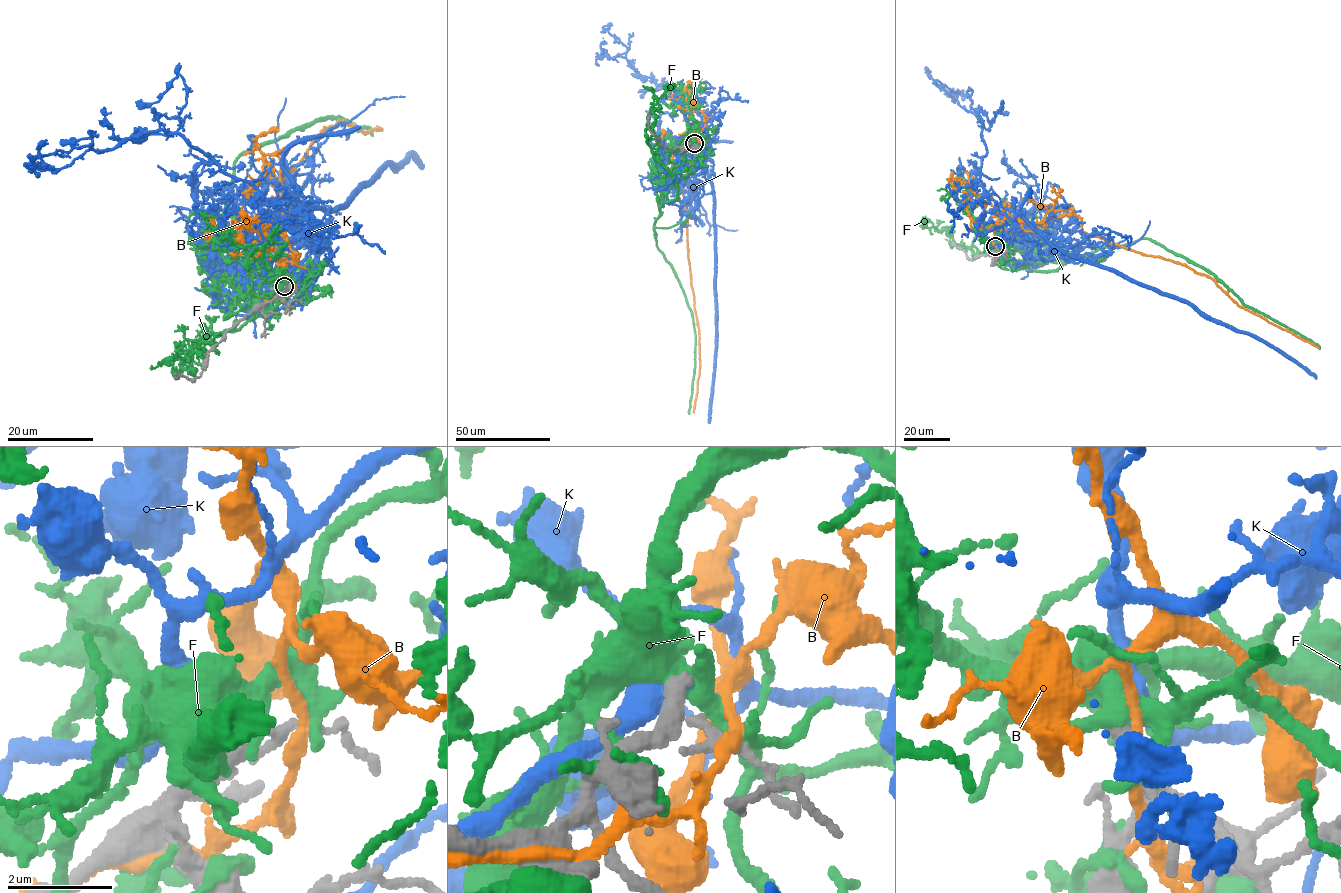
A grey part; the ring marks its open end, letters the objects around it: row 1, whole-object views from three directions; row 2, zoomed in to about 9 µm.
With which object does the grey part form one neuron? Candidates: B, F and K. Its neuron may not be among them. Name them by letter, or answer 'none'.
none

